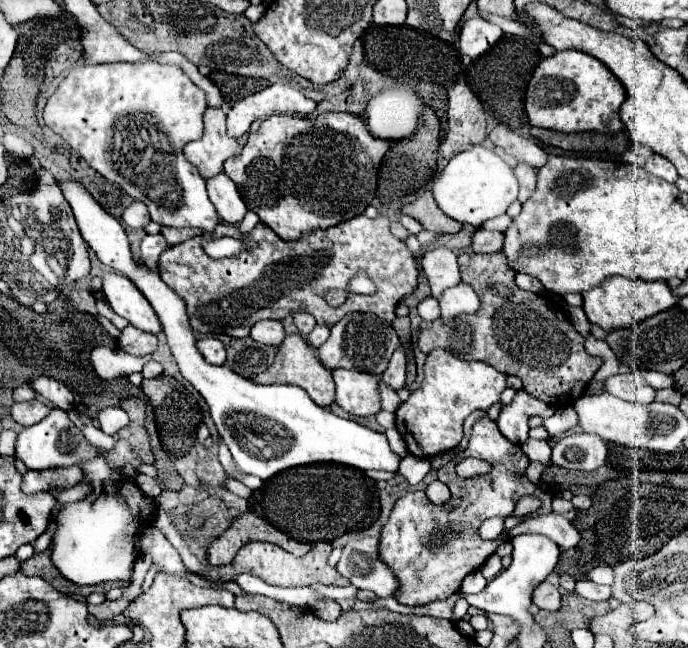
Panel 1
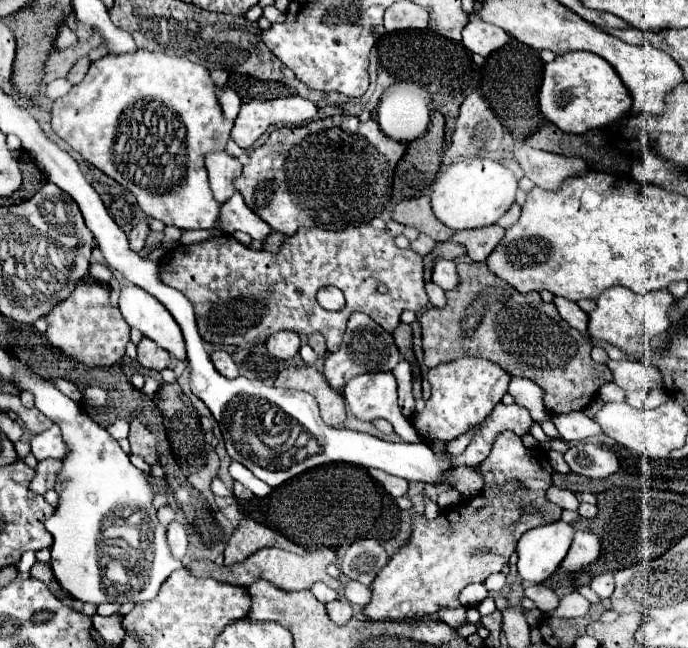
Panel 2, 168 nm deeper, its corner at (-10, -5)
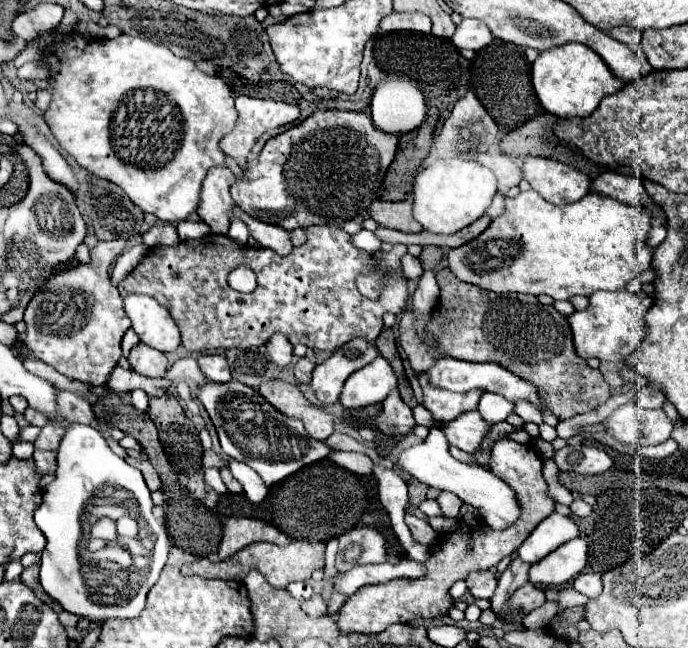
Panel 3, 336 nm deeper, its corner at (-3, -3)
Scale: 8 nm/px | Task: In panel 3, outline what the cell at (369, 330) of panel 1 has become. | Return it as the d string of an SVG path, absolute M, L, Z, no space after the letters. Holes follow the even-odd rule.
M353 339L343 347L335 349L335 353L329 359L325 359L313 369L311 387L315 391L315 397L323 405L337 403L345 379L353 371L371 363L375 355L379 355L377 347L373 343L367 343L365 339Z

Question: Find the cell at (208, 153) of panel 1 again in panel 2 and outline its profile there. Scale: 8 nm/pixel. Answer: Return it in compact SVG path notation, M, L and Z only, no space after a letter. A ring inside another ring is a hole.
M216 151L204 157L204 165L208 171L210 189L216 201L224 203L234 193L232 181L242 173L242 159L232 157L228 151Z

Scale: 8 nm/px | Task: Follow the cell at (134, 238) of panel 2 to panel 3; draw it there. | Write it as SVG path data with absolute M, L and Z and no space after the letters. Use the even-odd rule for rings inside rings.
M125 239L99 241L91 249L89 263L59 269L31 297L23 321L27 325L21 343L41 361L69 379L103 385L121 357L121 337L131 327L123 311L123 299L109 279L109 265L121 255Z

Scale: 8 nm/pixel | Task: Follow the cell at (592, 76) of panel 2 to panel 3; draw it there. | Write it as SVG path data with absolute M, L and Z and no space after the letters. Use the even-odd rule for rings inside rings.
M567 43L541 51L533 63L533 87L543 109L563 119L589 117L605 95L617 93L623 85L625 81L615 77L607 63L581 43Z

